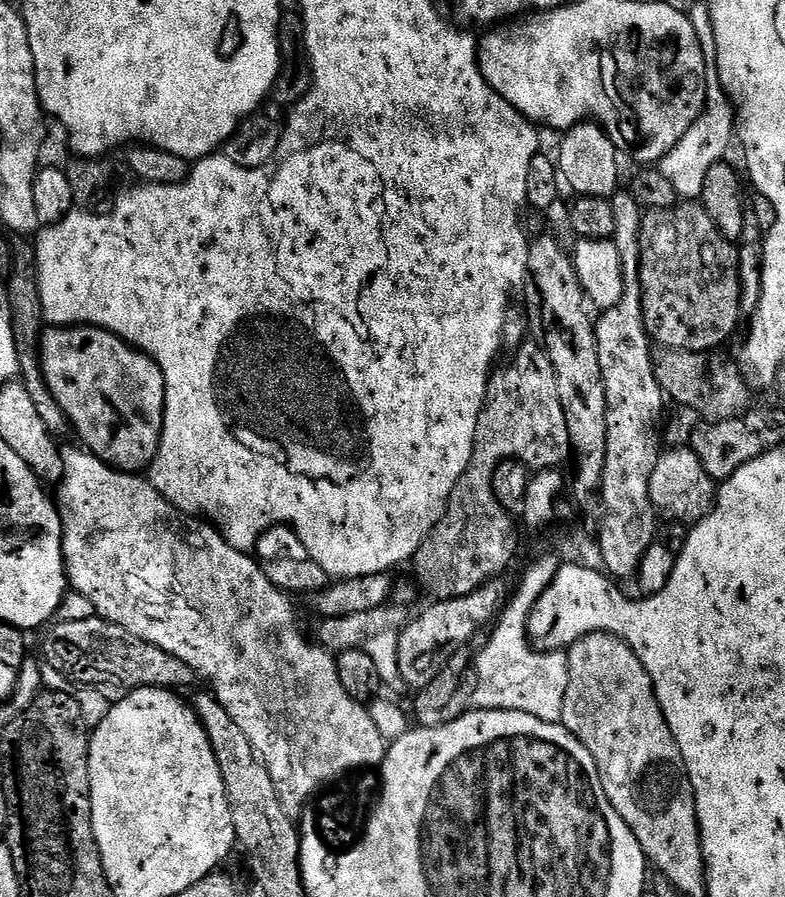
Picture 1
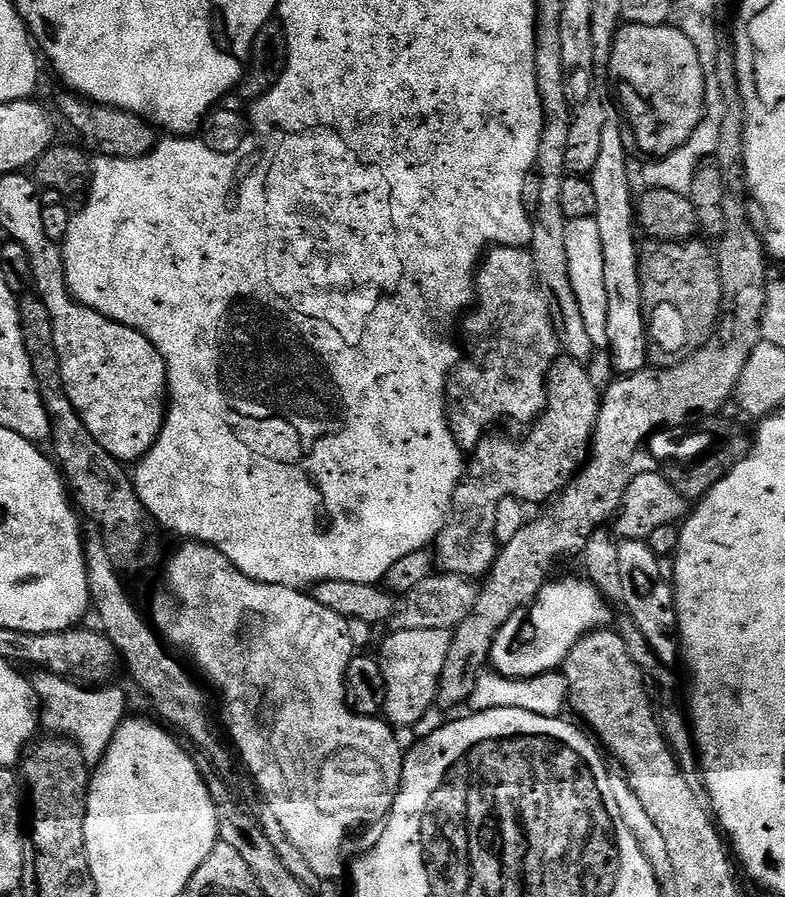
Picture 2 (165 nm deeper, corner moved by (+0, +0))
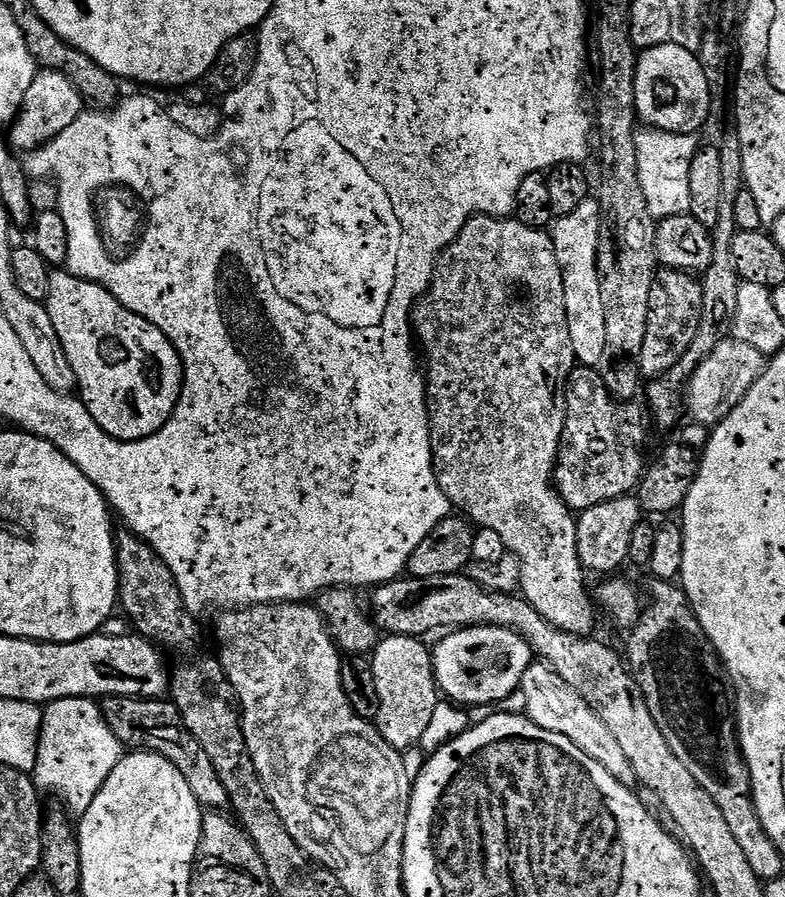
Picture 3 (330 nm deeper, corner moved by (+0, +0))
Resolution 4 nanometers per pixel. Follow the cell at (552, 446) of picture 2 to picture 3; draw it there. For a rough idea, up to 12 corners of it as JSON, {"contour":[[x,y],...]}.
{"contour":[[595,368],[564,389],[554,483],[573,513],[637,491],[645,409]]}

